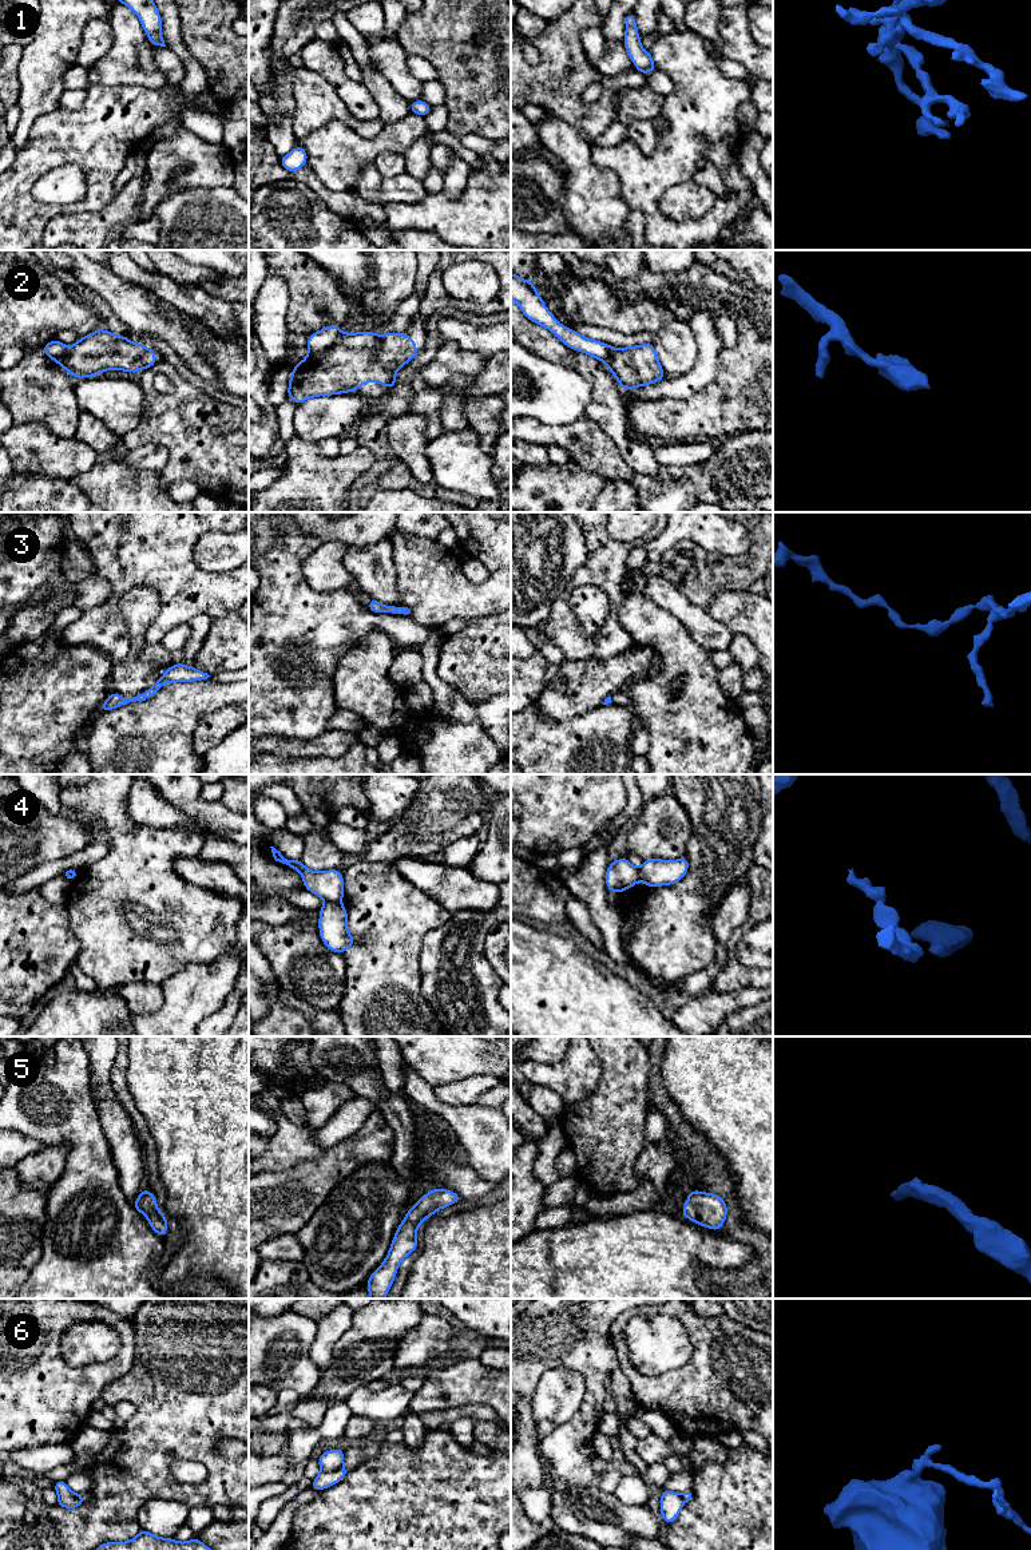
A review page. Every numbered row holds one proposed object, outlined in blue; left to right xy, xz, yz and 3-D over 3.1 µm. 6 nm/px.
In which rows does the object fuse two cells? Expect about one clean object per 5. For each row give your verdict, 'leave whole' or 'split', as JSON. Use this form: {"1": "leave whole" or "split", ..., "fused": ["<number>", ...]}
{"1": "leave whole", "2": "split", "3": "leave whole", "4": "split", "5": "leave whole", "6": "split", "fused": ["2", "4", "6"]}

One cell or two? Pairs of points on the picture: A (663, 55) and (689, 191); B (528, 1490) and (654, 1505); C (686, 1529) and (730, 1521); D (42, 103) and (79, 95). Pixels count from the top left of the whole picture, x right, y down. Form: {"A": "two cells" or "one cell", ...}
{"A": "two cells", "B": "two cells", "C": "one cell", "D": "two cells"}

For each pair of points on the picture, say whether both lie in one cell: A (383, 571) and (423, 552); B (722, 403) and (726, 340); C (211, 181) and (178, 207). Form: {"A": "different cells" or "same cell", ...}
{"A": "different cells", "B": "different cells", "C": "different cells"}

